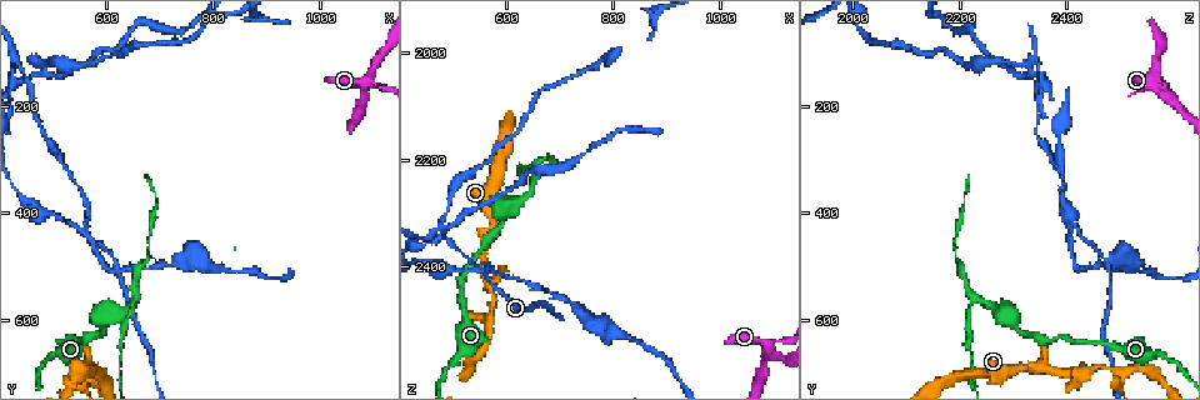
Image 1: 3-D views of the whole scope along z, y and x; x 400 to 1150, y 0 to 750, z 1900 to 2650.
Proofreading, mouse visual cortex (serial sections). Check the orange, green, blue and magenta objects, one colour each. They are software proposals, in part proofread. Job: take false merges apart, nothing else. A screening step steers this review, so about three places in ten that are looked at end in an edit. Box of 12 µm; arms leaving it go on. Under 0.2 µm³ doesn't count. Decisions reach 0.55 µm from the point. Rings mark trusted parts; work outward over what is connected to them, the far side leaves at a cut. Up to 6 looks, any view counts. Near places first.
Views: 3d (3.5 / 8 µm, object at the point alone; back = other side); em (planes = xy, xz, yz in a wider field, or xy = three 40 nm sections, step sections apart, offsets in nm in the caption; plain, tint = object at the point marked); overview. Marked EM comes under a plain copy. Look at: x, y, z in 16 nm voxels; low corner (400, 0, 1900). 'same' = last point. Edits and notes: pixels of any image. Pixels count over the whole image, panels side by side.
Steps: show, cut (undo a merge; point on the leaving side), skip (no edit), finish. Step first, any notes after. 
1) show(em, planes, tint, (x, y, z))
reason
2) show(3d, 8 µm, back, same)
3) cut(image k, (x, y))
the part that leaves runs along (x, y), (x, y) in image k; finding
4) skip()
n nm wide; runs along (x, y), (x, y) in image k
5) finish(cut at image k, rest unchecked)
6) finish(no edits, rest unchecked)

show(3d, 3.5 µm, (655, 570, 2225))
sharp bend

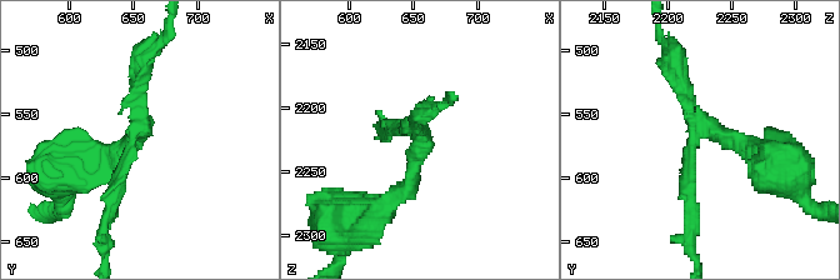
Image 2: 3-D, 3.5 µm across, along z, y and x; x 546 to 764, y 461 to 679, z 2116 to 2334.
show(em, xy, step 1, tint, (652, 568, 2224))
need the tissue

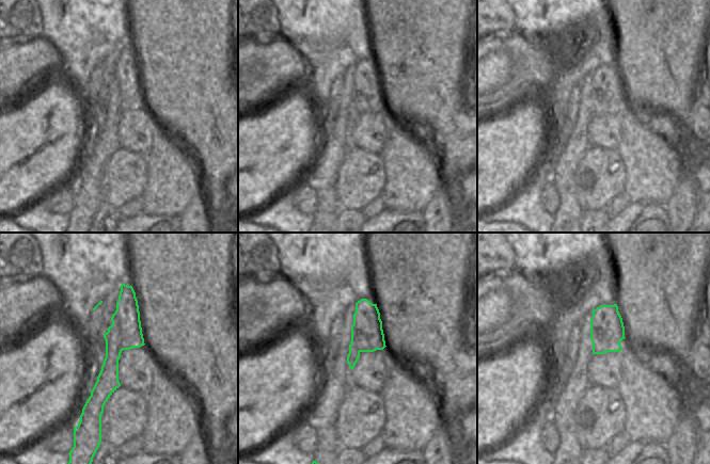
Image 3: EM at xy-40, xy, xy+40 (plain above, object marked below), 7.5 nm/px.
cut(image 2, (140, 53))
the part that leaves runs along (138, 95), (138, 65), (169, 34) in image 2; a second cell is stuck on

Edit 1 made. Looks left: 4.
show(3d, 3.5 µm, (565, 695, 2500))
side arm on a straight run

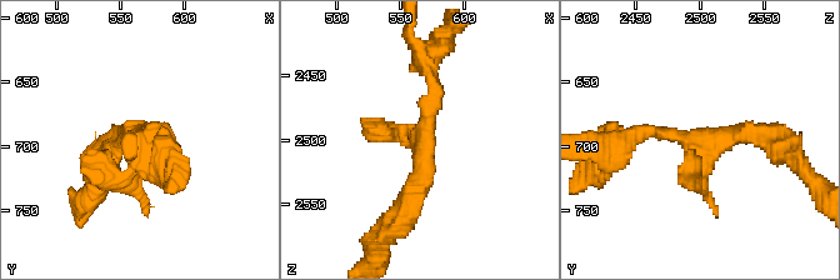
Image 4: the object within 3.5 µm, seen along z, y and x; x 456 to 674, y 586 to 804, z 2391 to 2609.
show(em, xy, step 2, tint, (570, 692, 2498))

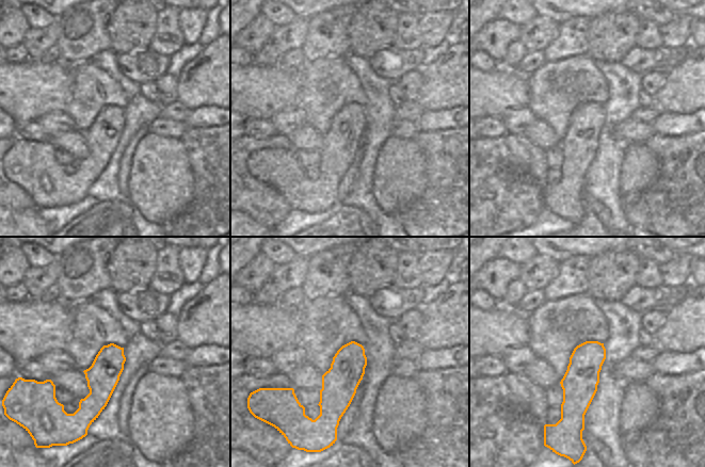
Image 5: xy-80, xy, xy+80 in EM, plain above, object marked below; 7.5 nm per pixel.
skip()
runs along (425, 61), (425, 173), (406, 215) in image 4; continuous, no second cell

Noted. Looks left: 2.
show(3d, 3.5 µm, (1110, 160, 2535))
three-way junction

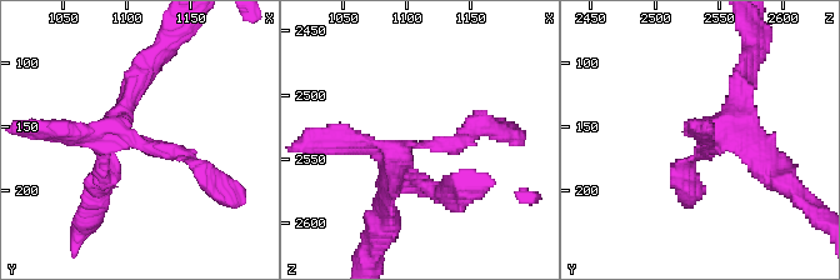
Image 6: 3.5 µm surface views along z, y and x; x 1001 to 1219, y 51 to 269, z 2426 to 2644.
show(em, xy, step 3, tint, (1110, 166, 2540))
need the tissue

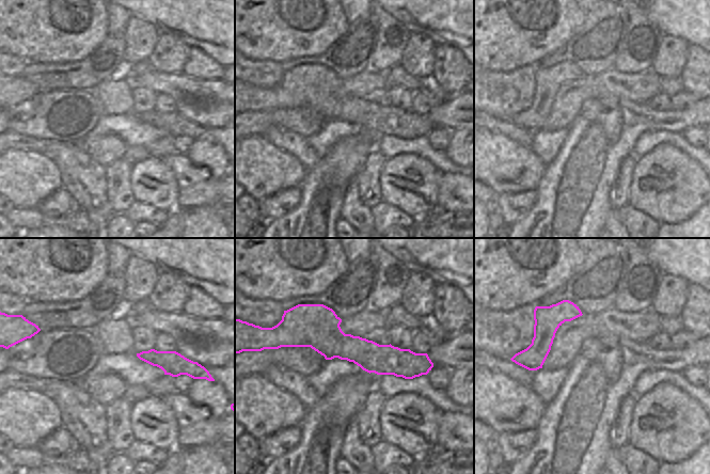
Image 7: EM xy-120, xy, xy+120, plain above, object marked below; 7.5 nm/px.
skip()
runs along (66, 129), (124, 129), (189, 168) in image 6; all the same cell

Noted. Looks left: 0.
finish(cut at image 2, rest unchecked)

